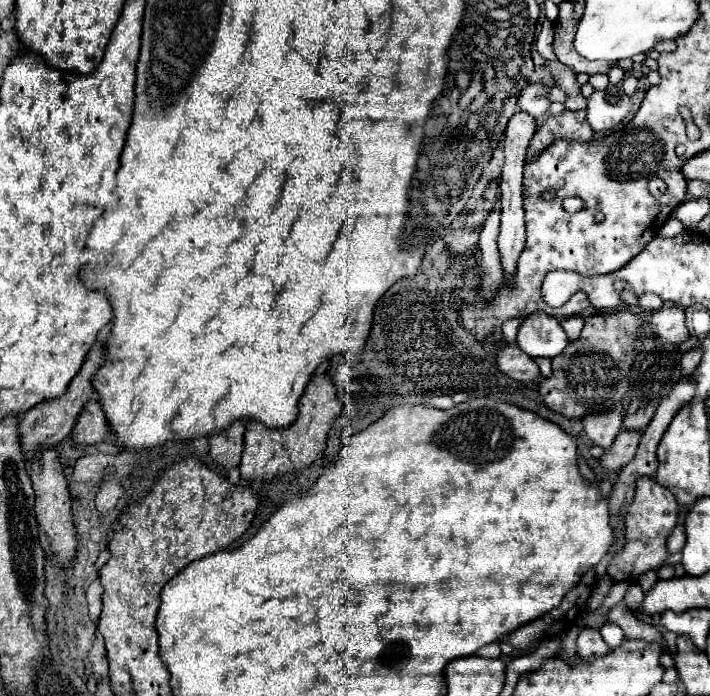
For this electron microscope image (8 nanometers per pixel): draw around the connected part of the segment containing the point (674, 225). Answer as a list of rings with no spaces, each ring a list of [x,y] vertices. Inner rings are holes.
[[[669,217],[667,221],[665,221],[665,225],[661,227],[661,233],[659,235],[663,235],[663,237],[677,237],[679,233],[683,233],[683,223],[679,221],[679,219],[675,219],[675,217]]]

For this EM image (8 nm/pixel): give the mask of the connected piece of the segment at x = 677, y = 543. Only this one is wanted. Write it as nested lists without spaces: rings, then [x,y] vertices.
[[[677,525],[671,531],[671,537],[667,537],[667,551],[677,553],[677,551],[683,549],[683,545],[685,545],[685,529],[681,525]]]

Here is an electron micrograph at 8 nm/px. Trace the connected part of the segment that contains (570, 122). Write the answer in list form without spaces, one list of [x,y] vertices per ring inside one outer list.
[[[585,109],[581,111],[563,111],[555,117],[549,117],[533,135],[531,145],[527,149],[527,161],[541,153],[541,149],[549,147],[557,139],[575,139],[575,141],[591,141],[593,131],[587,125]]]

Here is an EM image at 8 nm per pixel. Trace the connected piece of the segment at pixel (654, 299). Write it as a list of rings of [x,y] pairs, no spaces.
[[[641,295],[639,297],[639,305],[645,309],[645,311],[653,311],[653,309],[661,309],[663,307],[663,299],[659,295]]]

